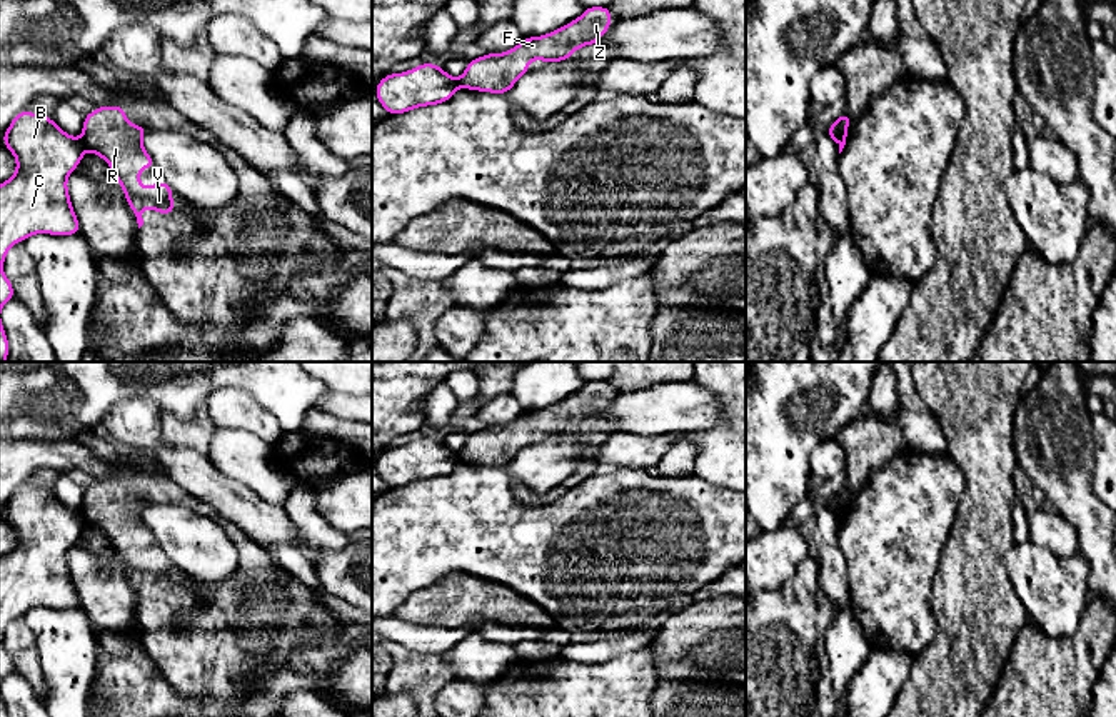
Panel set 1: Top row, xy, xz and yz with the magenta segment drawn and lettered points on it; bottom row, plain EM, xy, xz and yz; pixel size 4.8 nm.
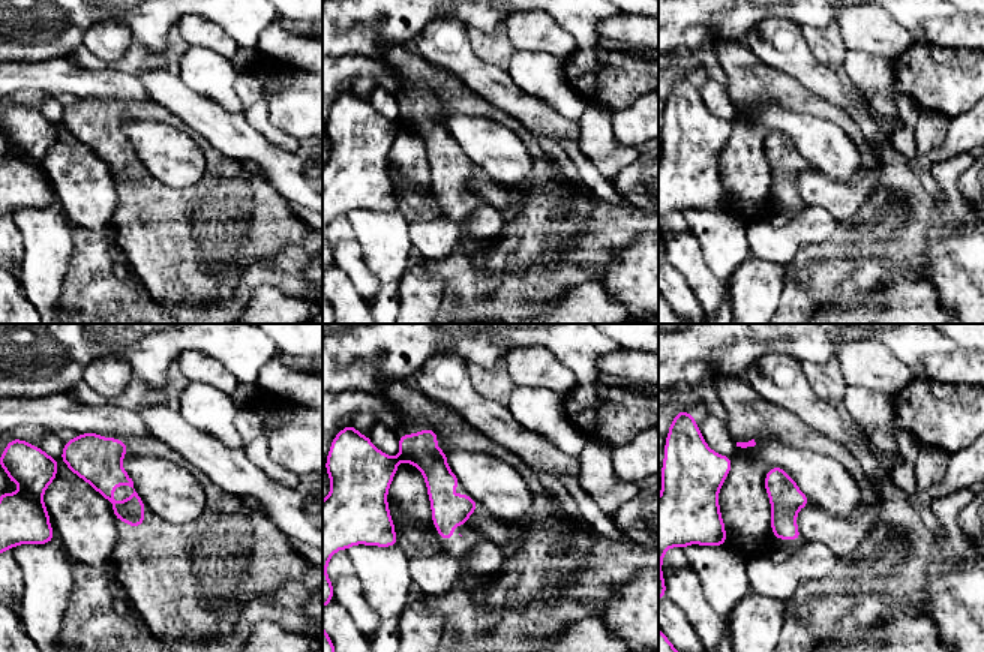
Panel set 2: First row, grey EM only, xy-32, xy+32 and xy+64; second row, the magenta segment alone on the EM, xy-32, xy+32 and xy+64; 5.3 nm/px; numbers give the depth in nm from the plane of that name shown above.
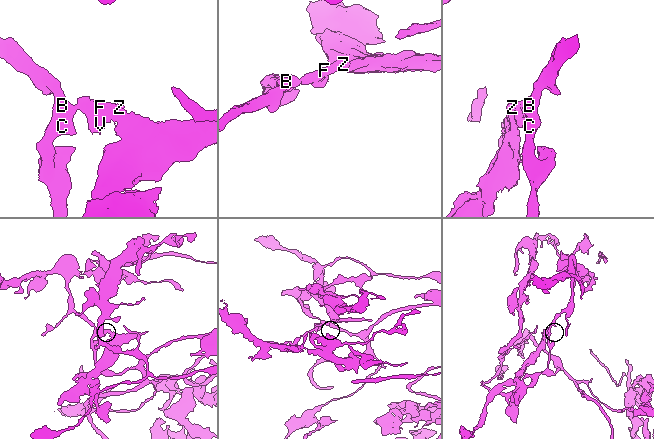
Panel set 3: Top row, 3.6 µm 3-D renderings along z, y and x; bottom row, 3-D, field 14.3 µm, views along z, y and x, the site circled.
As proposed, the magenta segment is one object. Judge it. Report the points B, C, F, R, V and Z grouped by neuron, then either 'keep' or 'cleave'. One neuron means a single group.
B C / F R V Z; cleave

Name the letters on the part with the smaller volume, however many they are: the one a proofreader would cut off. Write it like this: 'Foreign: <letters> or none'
Foreign: F, R, V, Z

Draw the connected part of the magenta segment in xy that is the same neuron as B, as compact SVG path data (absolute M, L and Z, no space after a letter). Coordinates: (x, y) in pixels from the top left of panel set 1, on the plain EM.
M30 484L15 489L2 514L15 530L17 544L0 559L0 684L15 670L3 647L12 619L35 607L80 607L67 554L85 527L82 512Z

